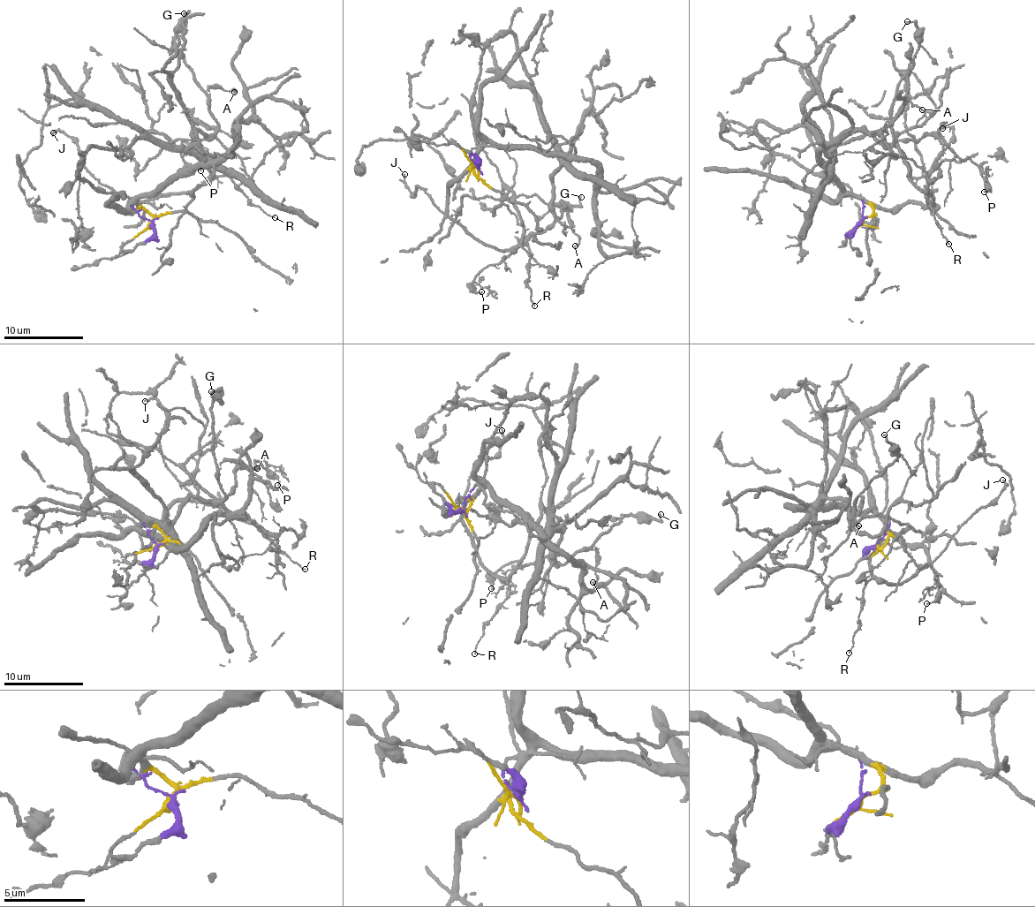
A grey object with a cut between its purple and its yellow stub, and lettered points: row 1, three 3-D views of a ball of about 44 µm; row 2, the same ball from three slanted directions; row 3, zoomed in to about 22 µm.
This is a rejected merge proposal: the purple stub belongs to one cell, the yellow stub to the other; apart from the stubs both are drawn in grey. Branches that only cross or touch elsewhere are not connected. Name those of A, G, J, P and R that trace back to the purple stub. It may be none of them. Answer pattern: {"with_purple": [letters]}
{"with_purple": ["A", "G", "P"]}

